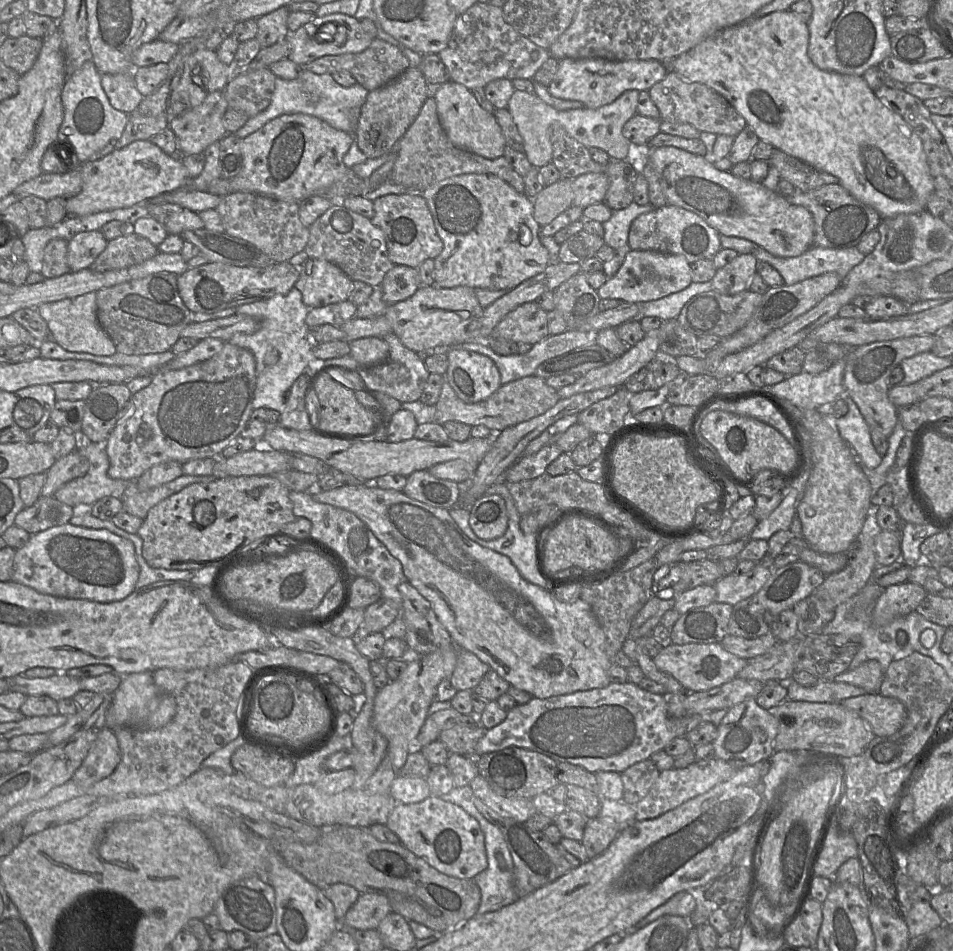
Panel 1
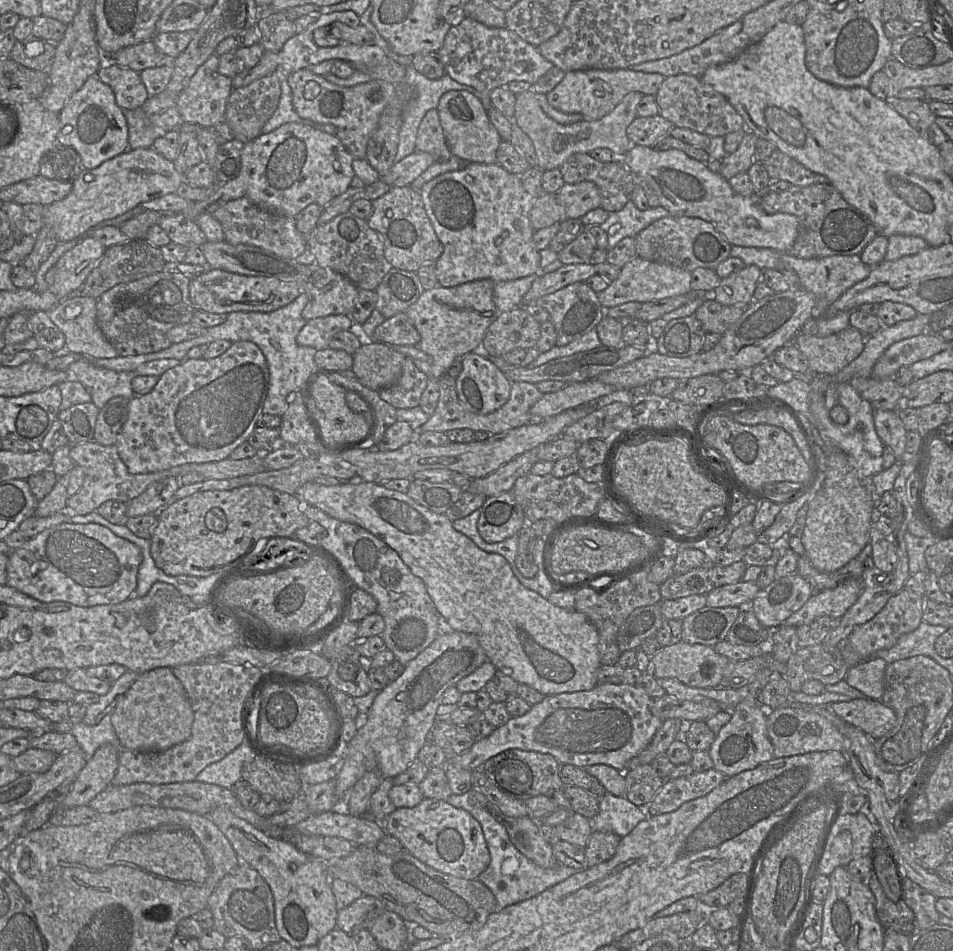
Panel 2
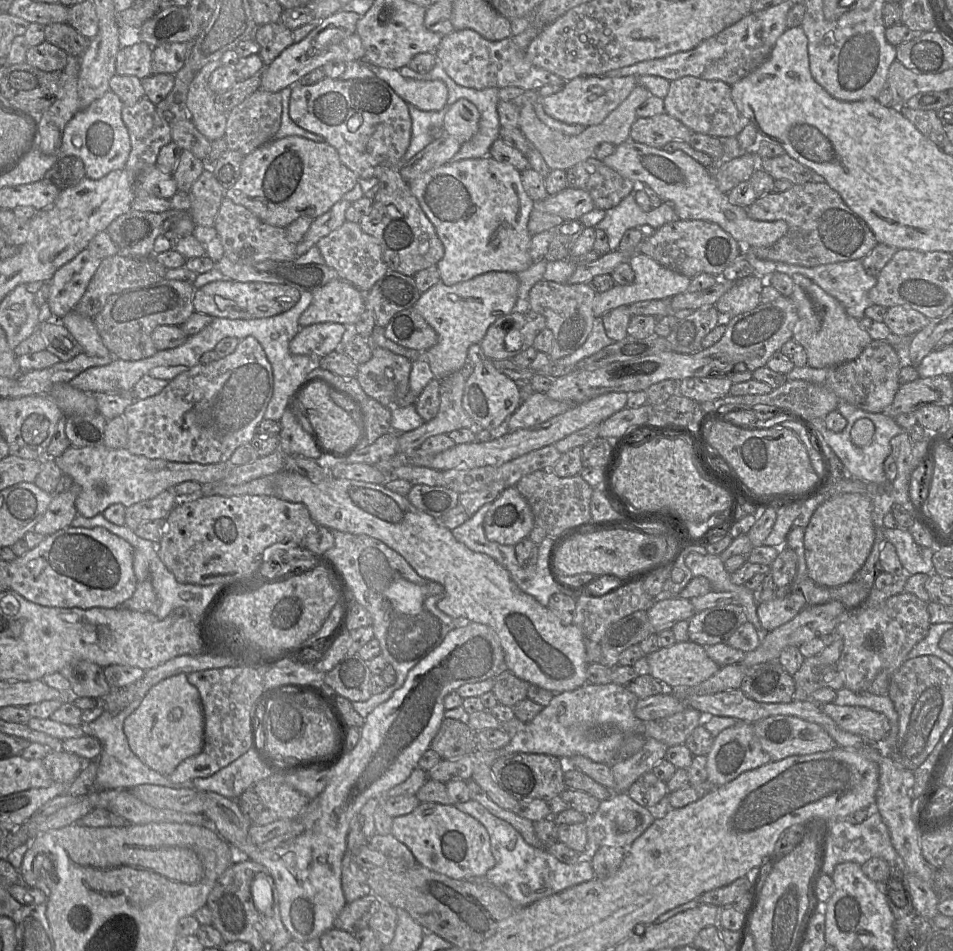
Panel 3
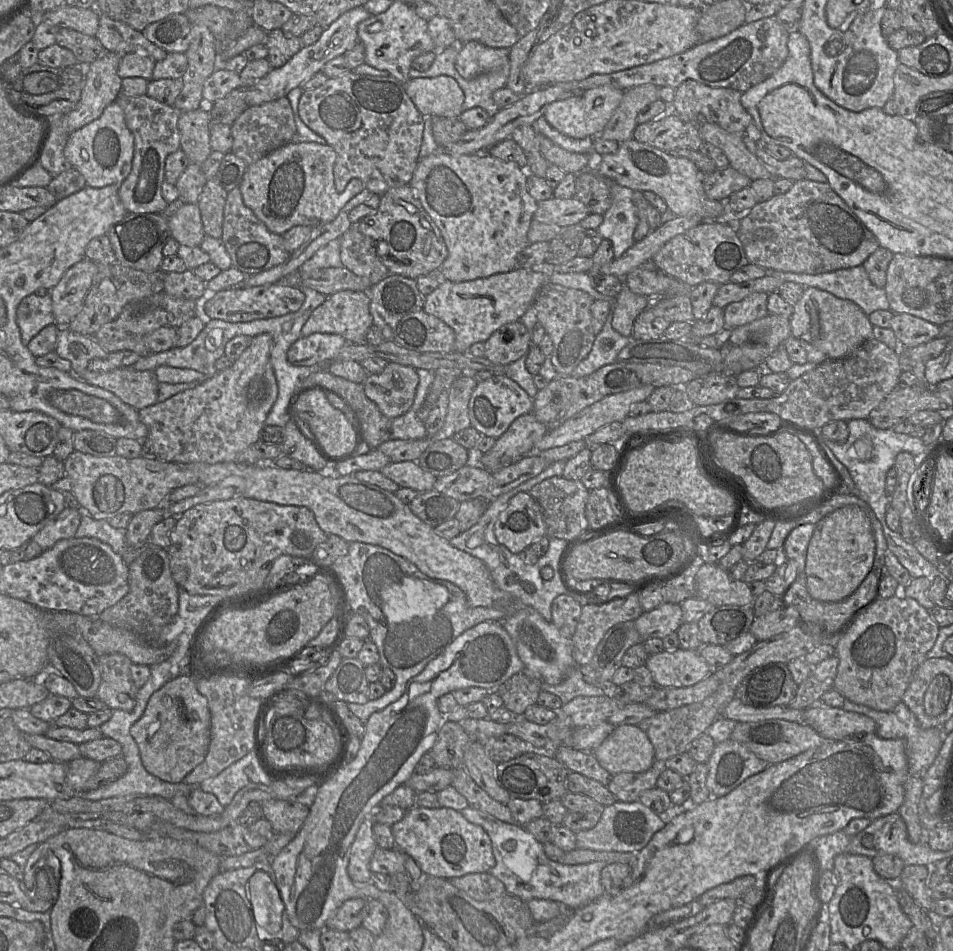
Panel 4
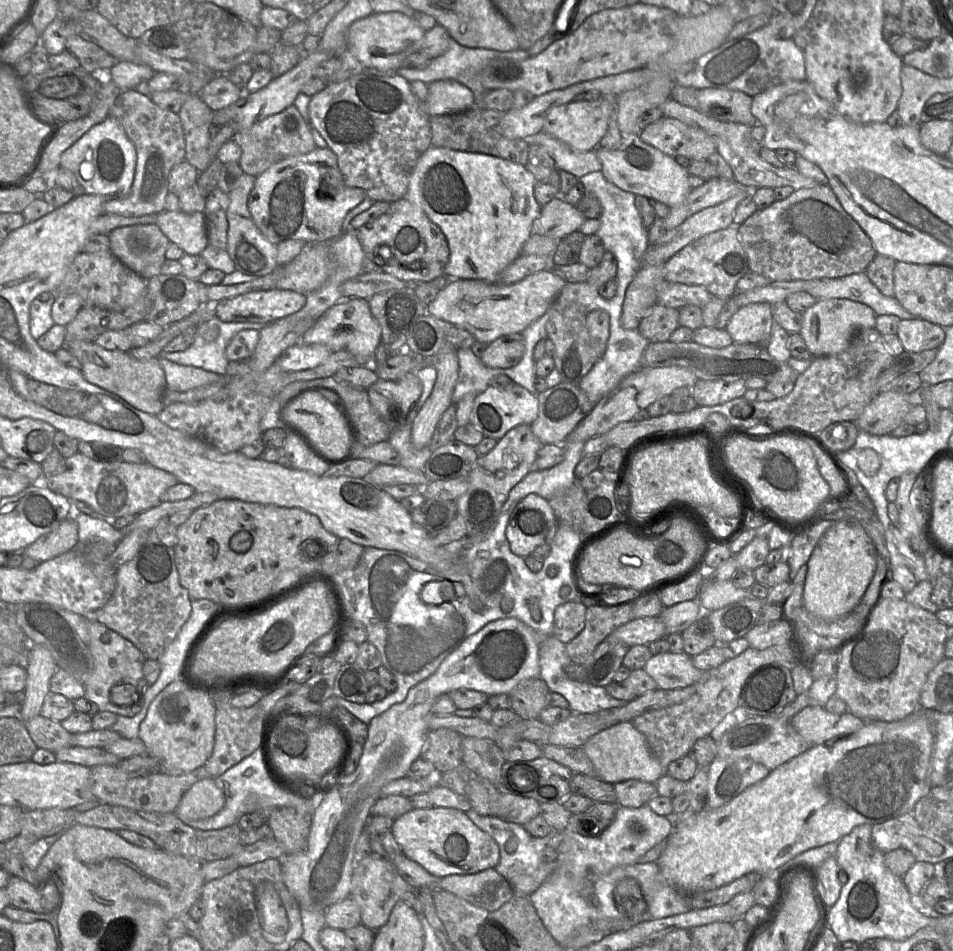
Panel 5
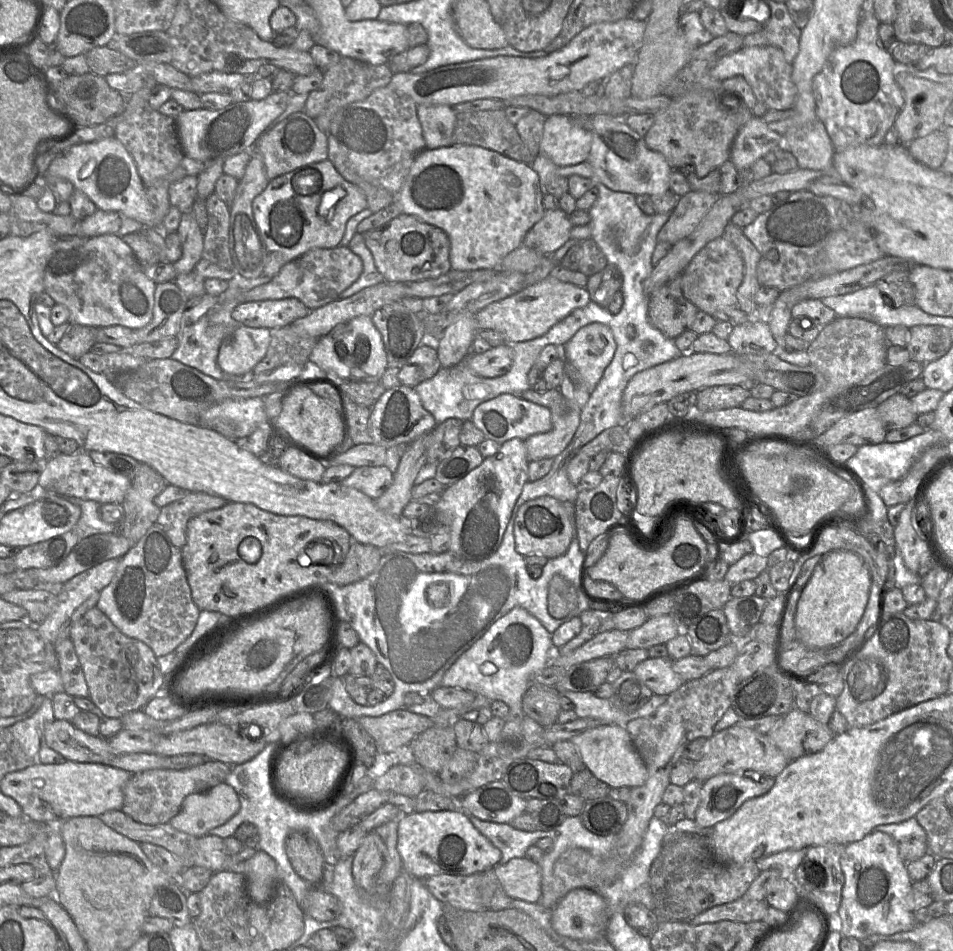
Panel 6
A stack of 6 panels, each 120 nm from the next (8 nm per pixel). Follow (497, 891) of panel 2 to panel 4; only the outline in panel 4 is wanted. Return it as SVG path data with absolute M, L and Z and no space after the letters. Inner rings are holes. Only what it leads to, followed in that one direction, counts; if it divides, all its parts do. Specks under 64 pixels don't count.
M468 806L460 810L461 814L471 823L481 826L489 835L492 843L492 851L496 864L490 873L498 878L507 890L508 894L515 895L528 902L533 898L556 901L567 909L581 908L603 895L604 889L601 884L601 871L607 863L594 861L578 865L566 865L550 860L545 852L544 845L537 841L525 828L517 823L506 823L496 817Z

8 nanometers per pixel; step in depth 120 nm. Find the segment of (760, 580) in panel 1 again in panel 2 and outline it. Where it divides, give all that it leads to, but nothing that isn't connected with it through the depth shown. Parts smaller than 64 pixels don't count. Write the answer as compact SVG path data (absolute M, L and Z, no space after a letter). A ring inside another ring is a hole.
M752 581L720 586L706 594L706 605L744 609L751 604L759 590L757 583Z

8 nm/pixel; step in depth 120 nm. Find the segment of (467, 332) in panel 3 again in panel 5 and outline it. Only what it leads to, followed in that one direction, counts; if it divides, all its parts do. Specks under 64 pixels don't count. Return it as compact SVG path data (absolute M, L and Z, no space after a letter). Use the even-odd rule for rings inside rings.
M551 269L536 272L510 285L472 279L450 279L427 306L427 312L468 331L476 342L492 343L501 336L522 333L546 314L565 284L566 281Z

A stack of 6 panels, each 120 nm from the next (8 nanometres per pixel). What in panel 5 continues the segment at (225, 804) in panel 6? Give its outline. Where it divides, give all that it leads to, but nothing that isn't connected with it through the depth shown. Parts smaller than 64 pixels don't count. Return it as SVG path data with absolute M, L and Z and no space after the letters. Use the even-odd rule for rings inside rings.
M212 778L193 784L183 795L175 815L184 823L218 814L225 805L225 795Z

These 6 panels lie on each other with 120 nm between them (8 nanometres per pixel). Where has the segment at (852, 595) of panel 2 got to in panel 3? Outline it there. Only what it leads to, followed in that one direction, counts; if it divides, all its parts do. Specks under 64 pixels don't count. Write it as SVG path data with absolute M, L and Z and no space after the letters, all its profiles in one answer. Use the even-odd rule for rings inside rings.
M832 601L821 605L807 605L792 620L768 632L759 646L747 652L740 662L744 667L751 668L760 663L768 661L778 661L783 649L788 646L799 647L816 637L821 637L833 633L840 622L846 620L852 612L839 601Z

